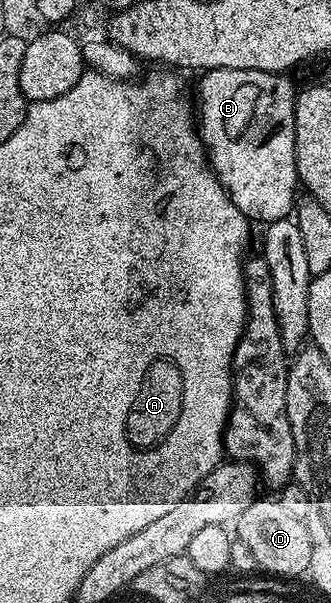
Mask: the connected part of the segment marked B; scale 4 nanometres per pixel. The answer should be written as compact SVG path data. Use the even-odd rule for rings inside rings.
M212 68L201 73L202 81L198 84L198 104L196 100L196 116L200 121L200 135L202 143L205 145L206 158L210 161L210 166L214 170L215 176L224 186L224 190L230 195L230 201L244 213L246 219L251 222L259 220L262 226L285 220L295 211L296 199L294 191L299 191L298 171L294 161L294 98L296 87L286 74L277 72L265 72L264 70L232 70L231 68Z

